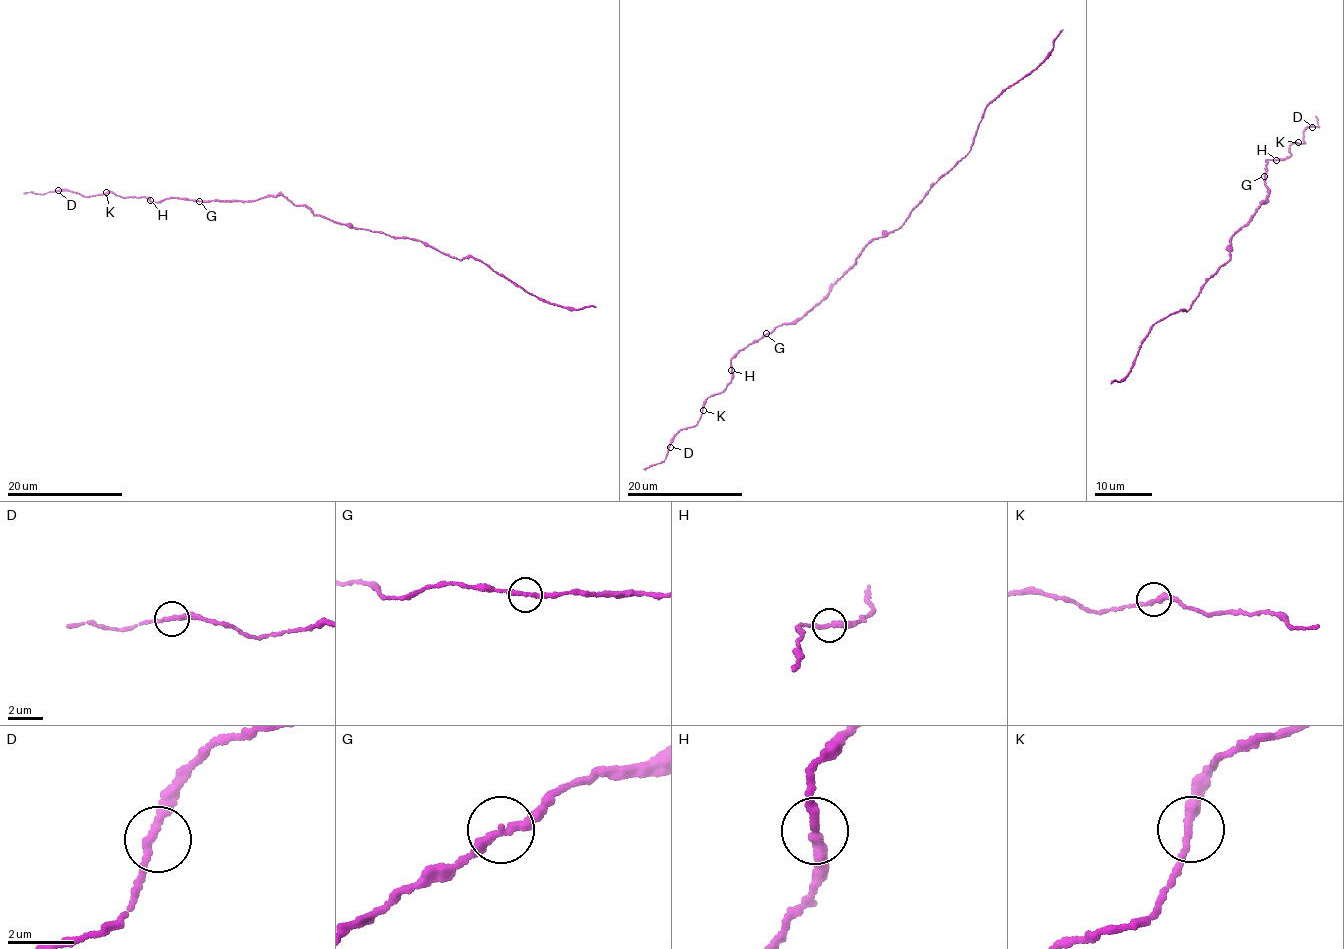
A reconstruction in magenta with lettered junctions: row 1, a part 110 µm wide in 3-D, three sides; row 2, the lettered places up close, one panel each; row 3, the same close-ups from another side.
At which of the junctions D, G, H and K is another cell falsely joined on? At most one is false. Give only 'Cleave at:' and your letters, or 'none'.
Cleave at: none

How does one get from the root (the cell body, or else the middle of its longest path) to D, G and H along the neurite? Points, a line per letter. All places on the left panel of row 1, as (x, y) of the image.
D: (312, 213), (278, 195), (249, 202), (171, 198), (152, 202), (110, 191), (83, 197), (58, 190)
G: (312, 213), (308, 208), (278, 195), (249, 202), (199, 201)
H: (312, 213), (308, 208), (278, 195), (249, 202), (196, 202), (171, 198), (159, 202), (150, 200)

